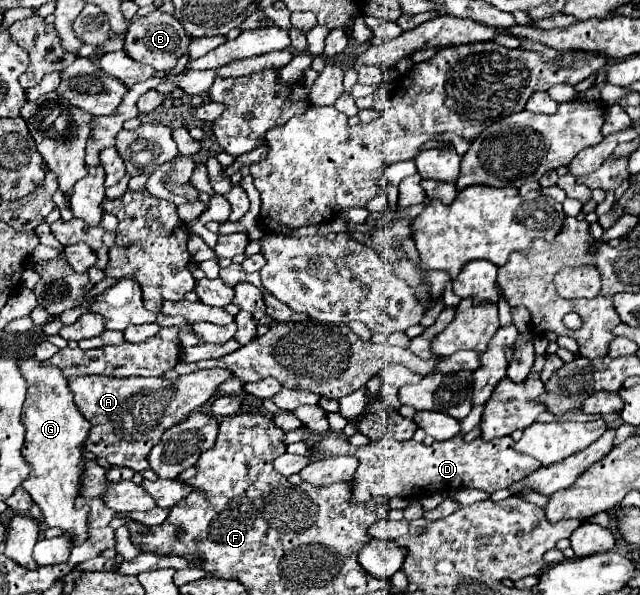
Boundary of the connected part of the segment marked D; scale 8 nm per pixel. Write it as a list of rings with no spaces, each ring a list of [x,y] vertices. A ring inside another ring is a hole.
[[[337,432],[317,434],[313,442],[315,456],[331,458],[331,456],[355,456],[359,458],[359,468],[353,478],[353,502],[367,502],[377,496],[401,496],[401,498],[421,498],[425,494],[433,494],[439,490],[463,490],[477,488],[489,494],[509,488],[511,484],[527,478],[541,464],[527,456],[515,452],[515,440],[511,436],[495,438],[485,442],[481,438],[473,442],[465,442],[461,434],[455,434],[449,440],[433,442],[425,446],[415,440],[379,440],[369,446],[353,446],[349,440],[339,436]]]

